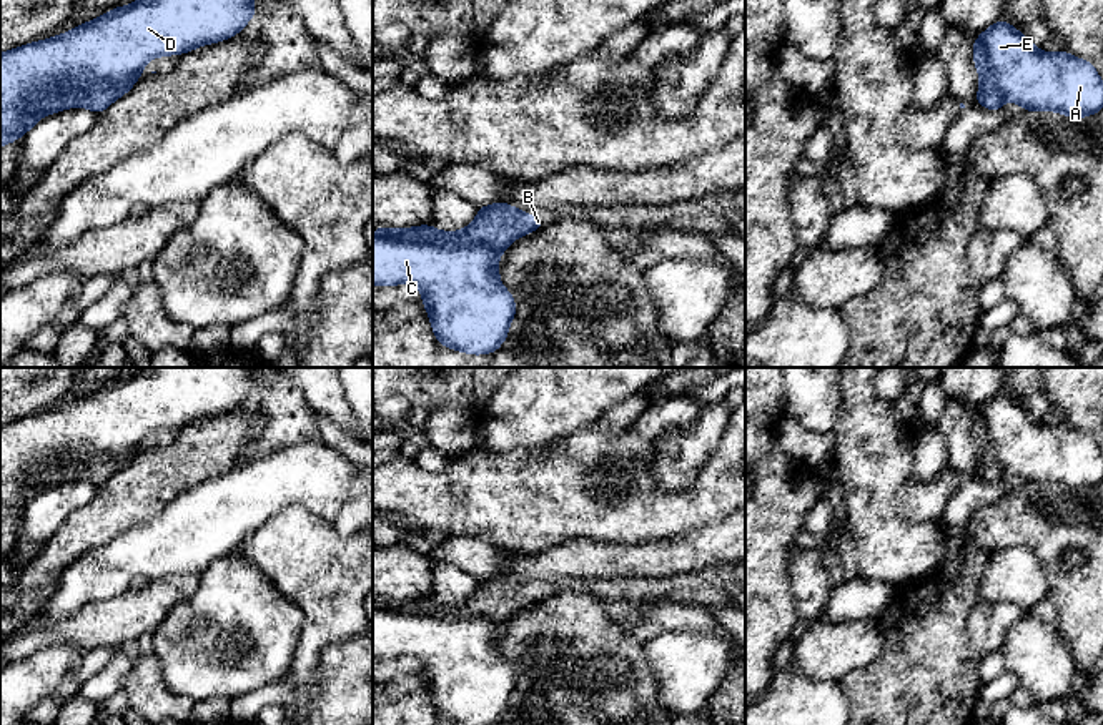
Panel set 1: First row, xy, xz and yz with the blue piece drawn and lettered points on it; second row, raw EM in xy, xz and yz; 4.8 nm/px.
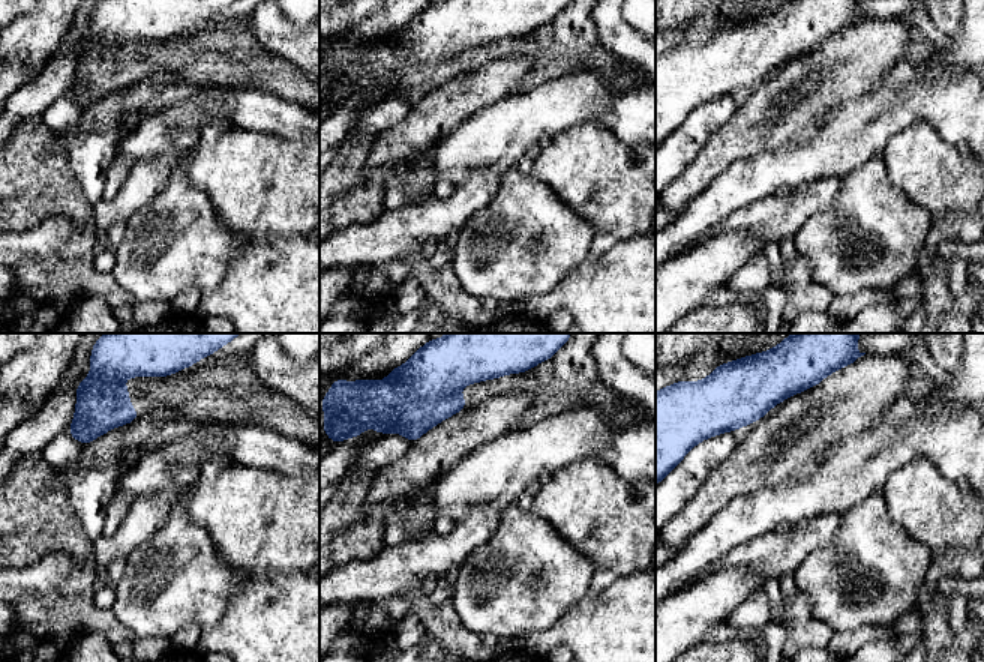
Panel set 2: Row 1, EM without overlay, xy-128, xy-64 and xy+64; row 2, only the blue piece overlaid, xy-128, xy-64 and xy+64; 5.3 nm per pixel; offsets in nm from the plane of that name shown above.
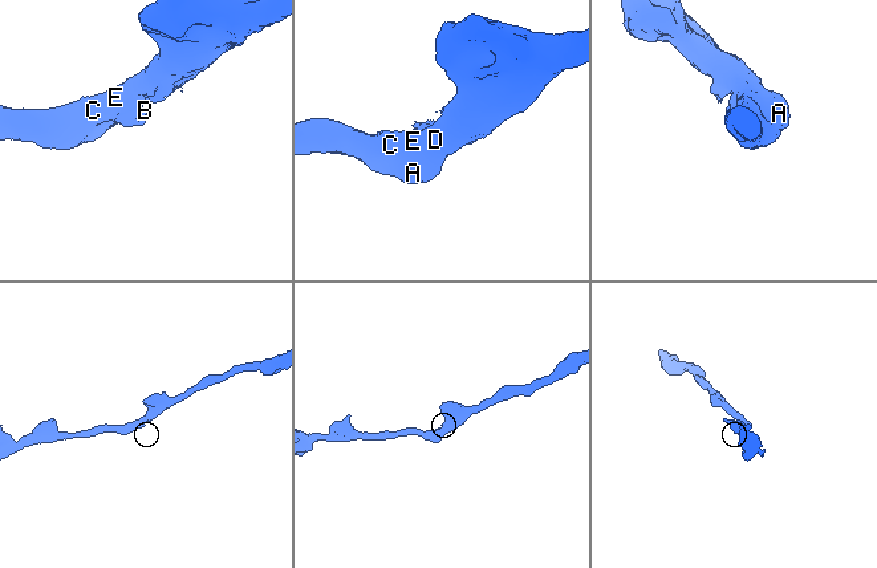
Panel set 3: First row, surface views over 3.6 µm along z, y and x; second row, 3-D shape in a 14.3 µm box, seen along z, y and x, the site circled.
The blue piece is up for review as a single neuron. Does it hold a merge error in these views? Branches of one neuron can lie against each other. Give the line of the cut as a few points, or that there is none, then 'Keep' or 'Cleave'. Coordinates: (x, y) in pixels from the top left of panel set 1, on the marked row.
Split along xz (375, 235), (440, 245), (488, 245), (499, 255). Cleave

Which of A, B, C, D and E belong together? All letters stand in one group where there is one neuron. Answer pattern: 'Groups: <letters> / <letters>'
Groups: A C D E / B

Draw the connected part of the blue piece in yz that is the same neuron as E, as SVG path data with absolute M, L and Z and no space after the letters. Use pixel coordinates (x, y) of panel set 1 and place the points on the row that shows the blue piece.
M1007 20L978 38L1002 96L1025 111L1085 118L1103 110L1103 81L1091 62L1063 50L1045 53Z

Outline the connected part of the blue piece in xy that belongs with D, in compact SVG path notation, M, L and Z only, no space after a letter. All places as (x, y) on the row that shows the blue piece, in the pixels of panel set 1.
M136 0L67 33L0 53L0 148L37 123L37 105L47 95L77 85L113 85L136 75L156 57L185 55L238 35L255 18L255 0Z

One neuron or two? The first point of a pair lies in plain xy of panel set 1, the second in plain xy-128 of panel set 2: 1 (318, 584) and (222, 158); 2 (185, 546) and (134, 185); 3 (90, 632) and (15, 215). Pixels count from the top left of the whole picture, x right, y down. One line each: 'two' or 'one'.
1: one
2: two
3: two

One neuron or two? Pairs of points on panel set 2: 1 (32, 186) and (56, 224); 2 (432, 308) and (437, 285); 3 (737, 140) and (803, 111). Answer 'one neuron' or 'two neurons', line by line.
1: two neurons
2: two neurons
3: one neuron

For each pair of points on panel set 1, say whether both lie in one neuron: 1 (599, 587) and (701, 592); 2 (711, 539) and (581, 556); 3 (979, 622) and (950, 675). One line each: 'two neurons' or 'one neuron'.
1: one neuron
2: one neuron
3: two neurons

